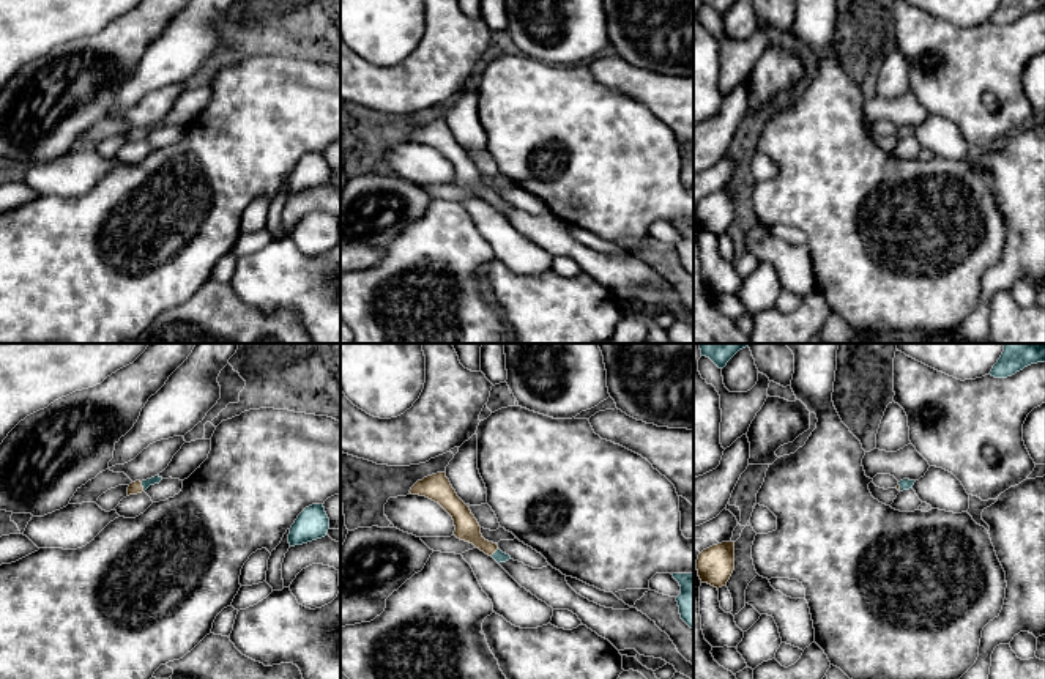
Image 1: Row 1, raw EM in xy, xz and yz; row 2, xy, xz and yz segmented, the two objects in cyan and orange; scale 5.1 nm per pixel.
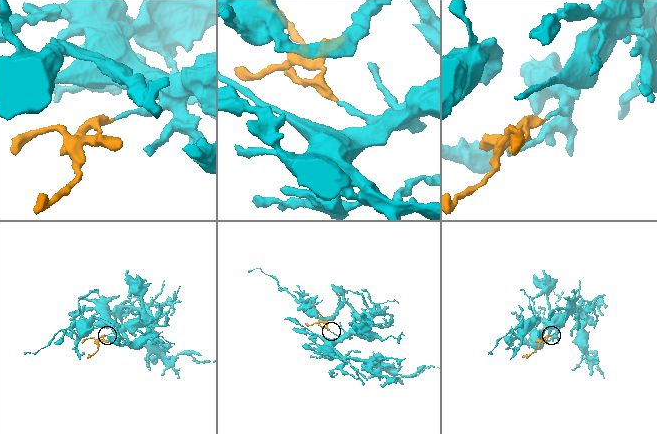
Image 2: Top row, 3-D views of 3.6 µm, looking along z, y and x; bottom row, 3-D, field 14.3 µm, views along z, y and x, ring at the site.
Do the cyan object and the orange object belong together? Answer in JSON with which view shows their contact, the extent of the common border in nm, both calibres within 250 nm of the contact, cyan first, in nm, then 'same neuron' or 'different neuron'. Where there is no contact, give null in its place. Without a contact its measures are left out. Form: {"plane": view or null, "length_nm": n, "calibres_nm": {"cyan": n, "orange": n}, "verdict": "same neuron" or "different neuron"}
{"plane": "xy", "length_nm": 50, "calibres_nm": {"cyan": 50, "orange": 70}, "verdict": "same neuron"}

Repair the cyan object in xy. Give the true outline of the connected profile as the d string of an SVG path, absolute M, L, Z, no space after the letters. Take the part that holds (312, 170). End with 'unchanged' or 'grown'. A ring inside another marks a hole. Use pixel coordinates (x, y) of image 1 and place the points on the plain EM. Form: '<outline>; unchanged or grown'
M312 151L306 154L290 175L290 194L303 192L326 183L329 176L329 165L323 151Z; unchanged

